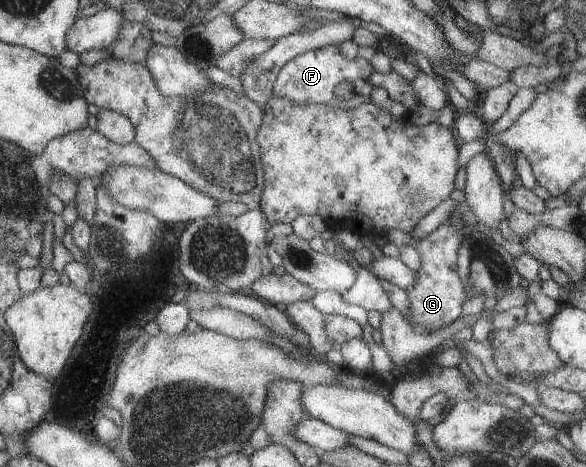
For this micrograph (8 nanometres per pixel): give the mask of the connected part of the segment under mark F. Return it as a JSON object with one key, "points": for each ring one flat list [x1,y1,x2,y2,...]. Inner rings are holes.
{"points":[[327,45,302,52,288,60,275,77,271,95,292,100,294,103,328,104,331,108,343,110,369,102,369,92,377,86,387,91,389,101,401,102,401,94,411,92,410,82,393,70,387,73,376,72,367,59,357,56,354,60,347,60,338,49,336,45],[341,81,349,82,354,90,354,95,348,101,339,100,333,95,333,87]]}

